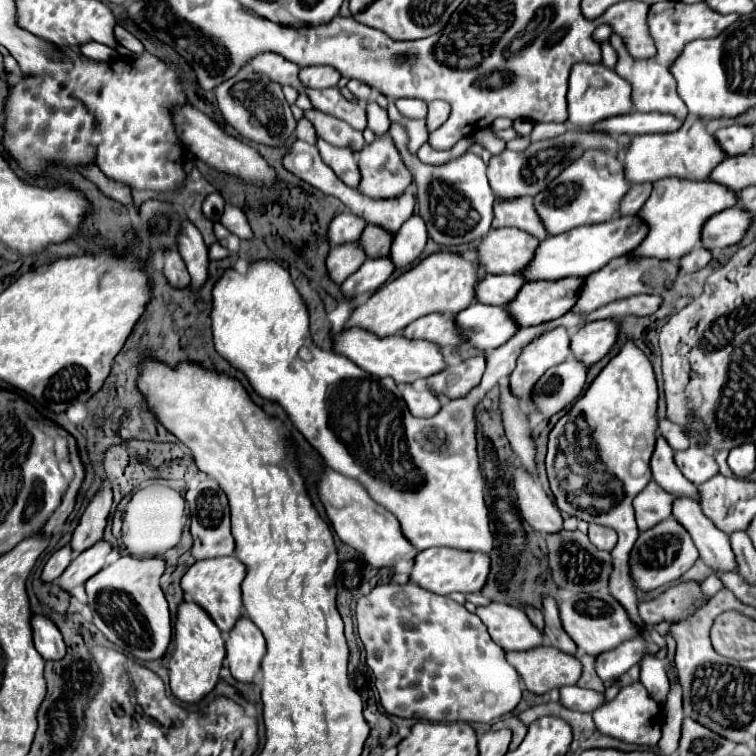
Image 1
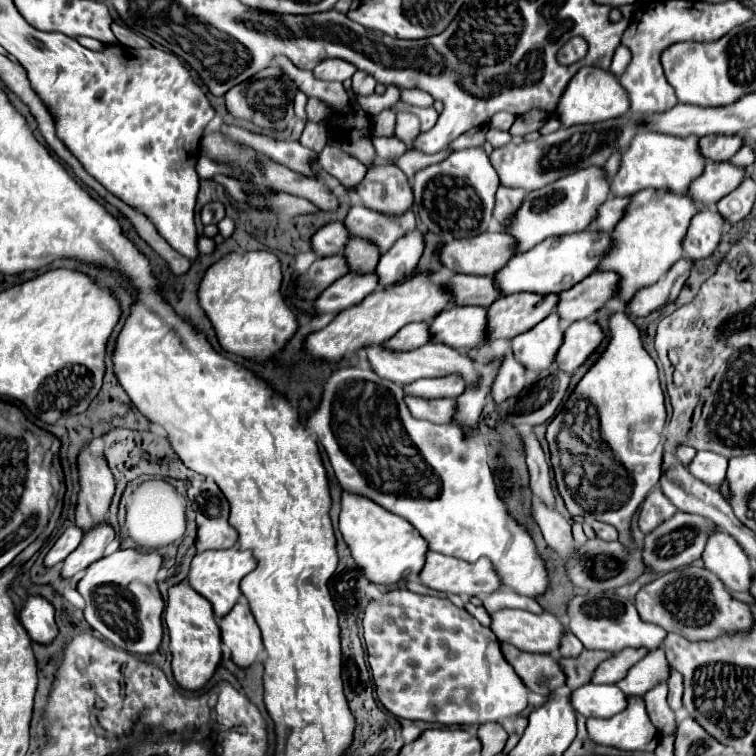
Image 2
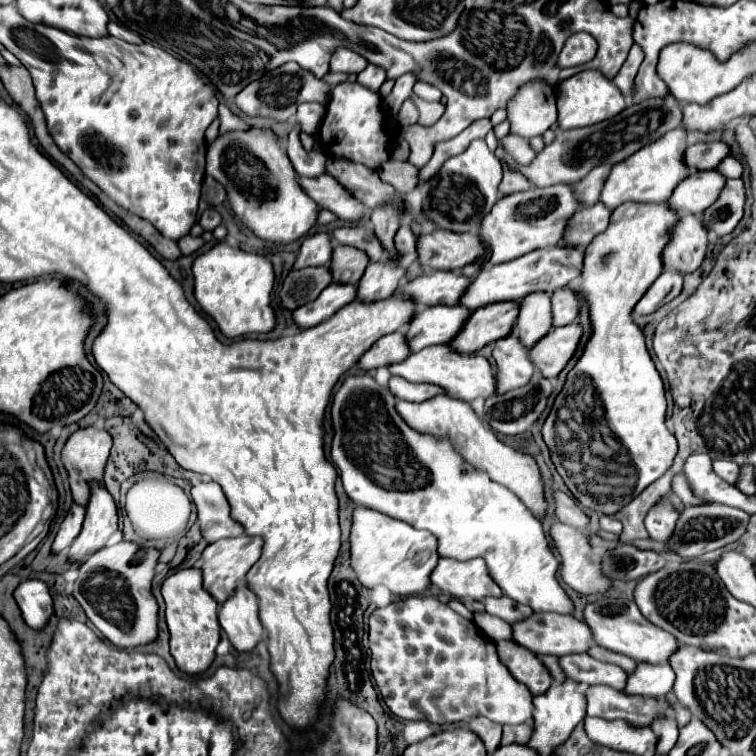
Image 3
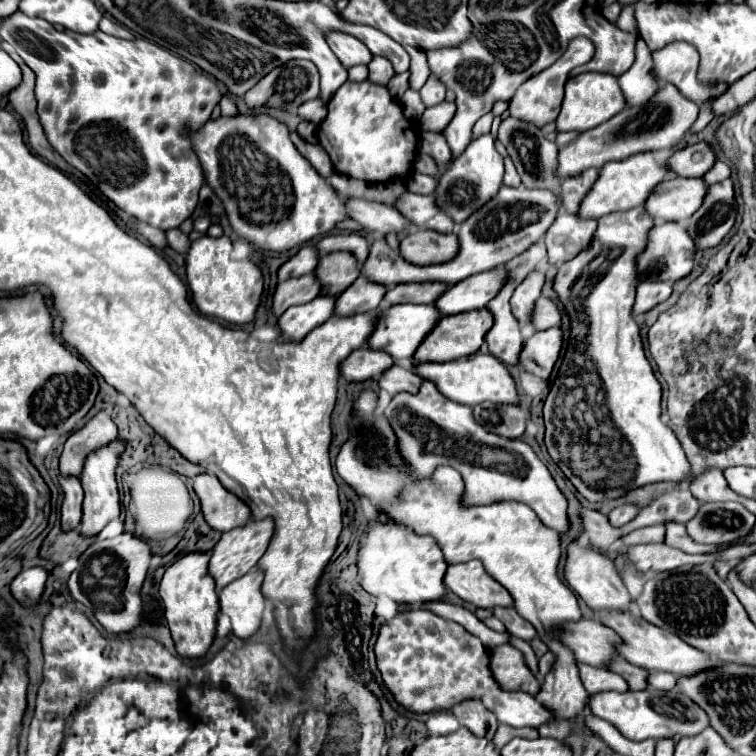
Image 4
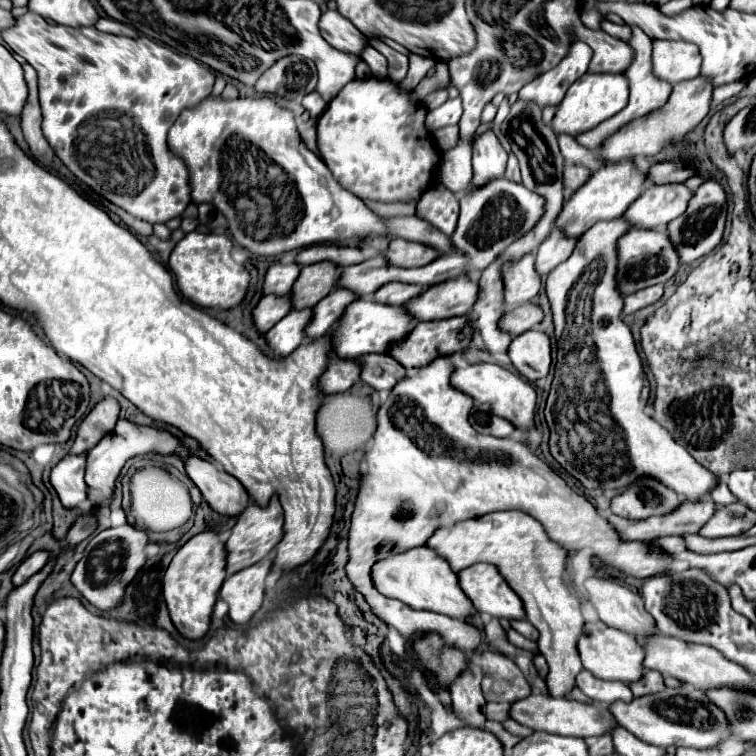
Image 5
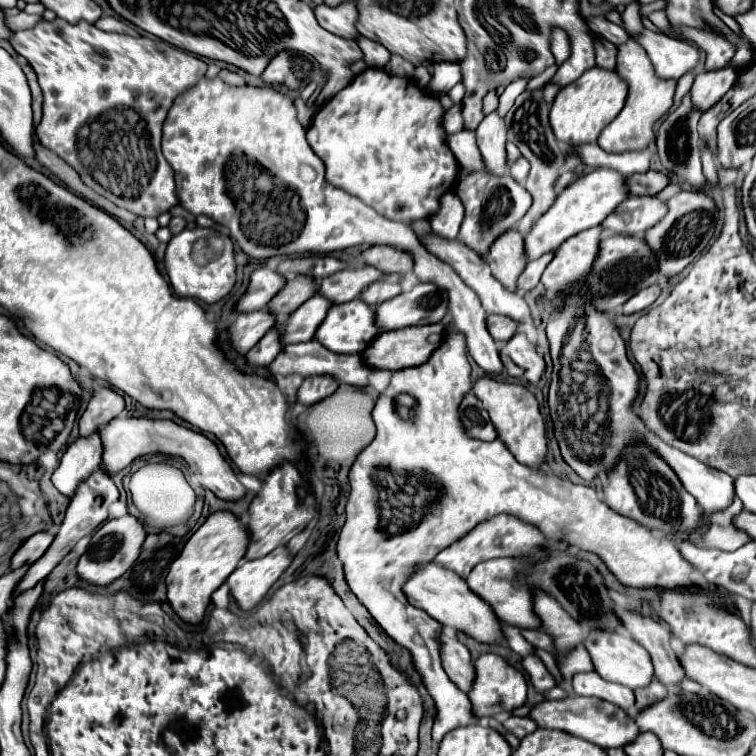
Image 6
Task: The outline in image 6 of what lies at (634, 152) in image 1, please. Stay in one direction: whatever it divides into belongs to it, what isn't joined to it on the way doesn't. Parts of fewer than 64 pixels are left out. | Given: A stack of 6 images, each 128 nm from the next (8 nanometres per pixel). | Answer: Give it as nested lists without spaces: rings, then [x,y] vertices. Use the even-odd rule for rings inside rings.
[[[600,168],[600,170],[592,170],[588,174],[584,174],[582,178],[574,180],[558,198],[556,202],[550,206],[550,210],[534,224],[532,232],[524,238],[526,242],[526,256],[528,260],[534,260],[536,256],[542,256],[544,252],[556,250],[564,240],[568,240],[570,236],[588,230],[592,226],[598,226],[604,222],[604,218],[608,214],[614,212],[614,208],[628,198],[628,190],[626,190],[626,178],[622,174],[618,174],[616,170],[608,170],[608,168]]]

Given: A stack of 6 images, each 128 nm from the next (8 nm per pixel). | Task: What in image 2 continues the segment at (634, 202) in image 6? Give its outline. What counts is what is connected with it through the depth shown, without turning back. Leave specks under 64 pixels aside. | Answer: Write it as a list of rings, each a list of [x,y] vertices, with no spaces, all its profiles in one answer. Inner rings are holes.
[[[706,160],[704,174],[696,178],[690,184],[690,198],[698,202],[702,208],[714,206],[720,198],[730,194],[740,186],[742,180],[748,178],[748,170],[740,168],[732,162],[716,162],[716,160]]]

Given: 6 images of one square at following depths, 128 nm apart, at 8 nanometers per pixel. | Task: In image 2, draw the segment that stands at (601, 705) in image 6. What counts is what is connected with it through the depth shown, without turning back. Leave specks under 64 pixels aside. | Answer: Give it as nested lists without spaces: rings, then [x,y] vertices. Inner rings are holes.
[[[406,588],[390,590],[380,600],[368,602],[362,628],[378,700],[398,718],[422,720],[442,726],[486,724],[520,716],[520,712],[528,706],[528,699],[533,707],[543,703],[543,697],[539,694],[531,692],[528,698],[528,688],[514,668],[504,660],[500,642],[492,630],[482,626],[464,608],[454,606],[448,598],[416,594]]]

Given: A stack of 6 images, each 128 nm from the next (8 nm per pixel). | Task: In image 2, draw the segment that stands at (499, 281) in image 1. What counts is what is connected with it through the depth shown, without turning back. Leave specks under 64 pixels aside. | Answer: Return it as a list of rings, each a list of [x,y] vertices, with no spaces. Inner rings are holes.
[[[456,274],[446,284],[454,296],[454,304],[458,306],[488,306],[500,298],[500,292],[496,292],[496,284],[492,284],[492,278],[488,276]]]

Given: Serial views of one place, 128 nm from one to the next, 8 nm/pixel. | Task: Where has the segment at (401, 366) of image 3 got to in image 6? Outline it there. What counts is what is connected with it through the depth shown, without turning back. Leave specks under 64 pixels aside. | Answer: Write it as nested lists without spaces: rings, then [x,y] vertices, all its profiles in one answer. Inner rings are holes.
[[[484,374],[474,382],[474,394],[488,410],[498,430],[498,438],[508,446],[514,458],[528,466],[540,466],[540,460],[546,456],[546,434],[544,434],[544,420],[540,416],[536,396],[520,384],[502,382],[488,374]]]

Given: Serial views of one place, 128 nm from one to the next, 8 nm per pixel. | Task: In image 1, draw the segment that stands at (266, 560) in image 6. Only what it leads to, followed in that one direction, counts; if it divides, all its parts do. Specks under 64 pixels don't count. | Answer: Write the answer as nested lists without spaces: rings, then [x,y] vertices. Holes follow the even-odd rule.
[[[240,618],[226,638],[226,652],[232,676],[238,682],[250,684],[256,680],[262,656],[266,654],[266,640],[250,618]]]

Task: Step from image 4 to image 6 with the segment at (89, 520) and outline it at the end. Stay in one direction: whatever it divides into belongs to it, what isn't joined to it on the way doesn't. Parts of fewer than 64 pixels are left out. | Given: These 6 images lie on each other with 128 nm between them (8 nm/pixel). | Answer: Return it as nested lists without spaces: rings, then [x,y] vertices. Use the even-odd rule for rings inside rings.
[[[120,414],[114,420],[110,420],[110,424],[100,428],[100,438],[104,444],[100,468],[104,472],[108,472],[110,476],[124,470],[138,456],[160,452],[166,456],[184,458],[186,464],[192,466],[196,474],[200,474],[200,486],[214,492],[220,500],[236,502],[246,494],[246,488],[238,482],[236,474],[232,472],[226,458],[218,452],[216,444],[210,442],[204,434],[178,426],[172,420],[148,420],[147,417],[126,417],[126,415]]]

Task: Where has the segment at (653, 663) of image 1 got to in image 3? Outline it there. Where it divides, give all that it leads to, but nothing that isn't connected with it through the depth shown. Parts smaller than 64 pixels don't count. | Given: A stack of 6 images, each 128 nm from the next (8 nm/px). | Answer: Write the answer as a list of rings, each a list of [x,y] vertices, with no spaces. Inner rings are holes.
[[[658,716],[652,722],[652,732],[658,736],[658,752],[660,754],[668,754],[672,750],[672,746],[678,740],[678,726],[676,720],[672,716]]]

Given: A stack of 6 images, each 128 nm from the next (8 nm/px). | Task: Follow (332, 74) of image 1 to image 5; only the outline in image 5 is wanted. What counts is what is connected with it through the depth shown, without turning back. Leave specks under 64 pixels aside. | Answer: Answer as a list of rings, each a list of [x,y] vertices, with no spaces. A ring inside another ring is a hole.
[[[328,10],[322,14],[320,32],[324,40],[332,44],[332,48],[354,56],[360,56],[368,44],[368,38],[360,34],[360,30],[356,30],[354,24],[350,24],[350,20],[340,16],[340,12],[336,10]]]

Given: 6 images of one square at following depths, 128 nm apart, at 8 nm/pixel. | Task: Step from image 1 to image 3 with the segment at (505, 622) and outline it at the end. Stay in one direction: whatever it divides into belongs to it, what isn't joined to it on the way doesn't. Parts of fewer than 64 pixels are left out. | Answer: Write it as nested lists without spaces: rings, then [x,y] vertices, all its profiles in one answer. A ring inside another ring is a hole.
[[[534,612],[532,616],[528,616],[528,620],[516,622],[512,626],[512,640],[538,656],[542,656],[542,654],[564,656],[564,654],[572,654],[572,652],[578,652],[578,654],[586,652],[592,646],[592,632],[586,624],[582,624],[580,620],[576,620],[570,614]]]

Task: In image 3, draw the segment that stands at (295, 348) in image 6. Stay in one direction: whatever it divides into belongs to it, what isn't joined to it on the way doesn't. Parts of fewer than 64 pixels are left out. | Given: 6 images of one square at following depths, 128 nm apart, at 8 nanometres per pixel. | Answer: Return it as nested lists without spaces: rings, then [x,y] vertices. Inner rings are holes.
[[[398,376],[390,378],[388,388],[392,390],[392,394],[396,398],[408,400],[408,402],[424,402],[424,400],[430,400],[432,396],[444,394],[444,390],[436,388],[436,384],[412,384],[412,382],[406,382]]]

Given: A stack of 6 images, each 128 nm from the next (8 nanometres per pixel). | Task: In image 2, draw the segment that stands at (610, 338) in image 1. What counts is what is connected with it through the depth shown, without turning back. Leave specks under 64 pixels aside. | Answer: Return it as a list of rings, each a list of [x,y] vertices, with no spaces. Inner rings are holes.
[[[596,314],[574,322],[566,334],[564,342],[556,354],[556,366],[564,372],[578,370],[602,344],[604,332],[597,323]]]

